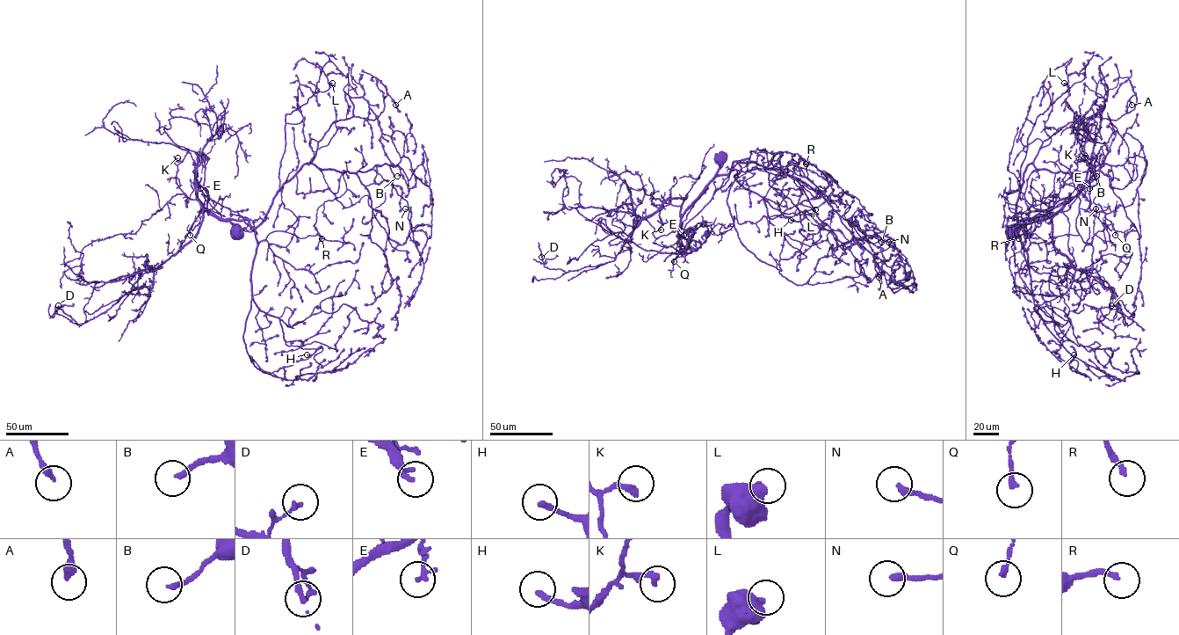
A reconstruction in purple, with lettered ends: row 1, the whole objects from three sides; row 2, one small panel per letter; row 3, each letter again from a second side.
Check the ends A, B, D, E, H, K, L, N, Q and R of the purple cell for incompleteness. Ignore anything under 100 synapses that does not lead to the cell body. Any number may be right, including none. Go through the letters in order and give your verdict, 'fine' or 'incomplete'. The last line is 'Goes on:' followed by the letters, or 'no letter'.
A: fine
B: fine
D: fine
E: fine
H: fine
K: fine
L: fine
N: fine
Q: fine
R: fine
Goes on: no letter

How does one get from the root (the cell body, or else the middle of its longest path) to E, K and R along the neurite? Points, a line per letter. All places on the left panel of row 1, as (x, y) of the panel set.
E: (237, 235), (237, 228), (232, 222), (220, 219), (201, 204), (196, 185), (200, 188)
K: (237, 235), (232, 222), (220, 219), (179, 187), (176, 178), (180, 162), (176, 161), (177, 157)
R: (237, 235), (229, 220), (256, 227), (276, 192), (313, 164), (341, 172), (346, 189), (318, 208), (321, 238)

